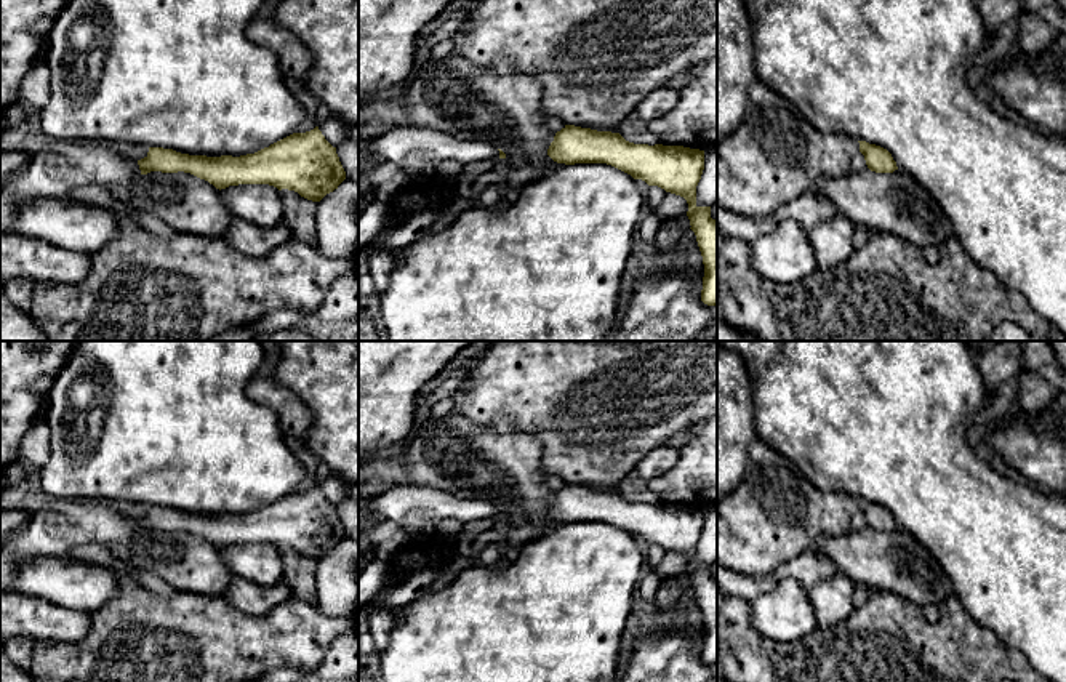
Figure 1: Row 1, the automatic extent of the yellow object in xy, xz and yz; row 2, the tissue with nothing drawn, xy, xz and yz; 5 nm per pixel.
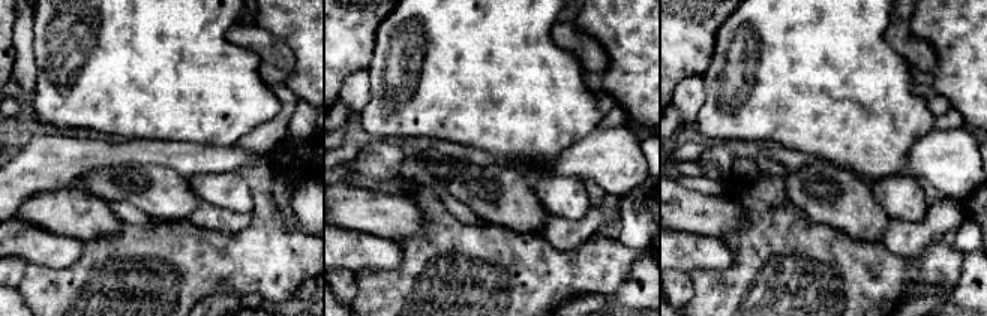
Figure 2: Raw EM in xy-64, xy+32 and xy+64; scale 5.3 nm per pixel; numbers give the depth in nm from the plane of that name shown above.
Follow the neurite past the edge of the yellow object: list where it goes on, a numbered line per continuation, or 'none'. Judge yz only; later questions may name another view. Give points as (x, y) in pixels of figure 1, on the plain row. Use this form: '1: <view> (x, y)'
none

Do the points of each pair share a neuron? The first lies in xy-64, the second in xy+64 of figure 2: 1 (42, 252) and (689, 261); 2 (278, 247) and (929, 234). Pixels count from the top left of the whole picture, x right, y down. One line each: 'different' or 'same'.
1: same
2: different

